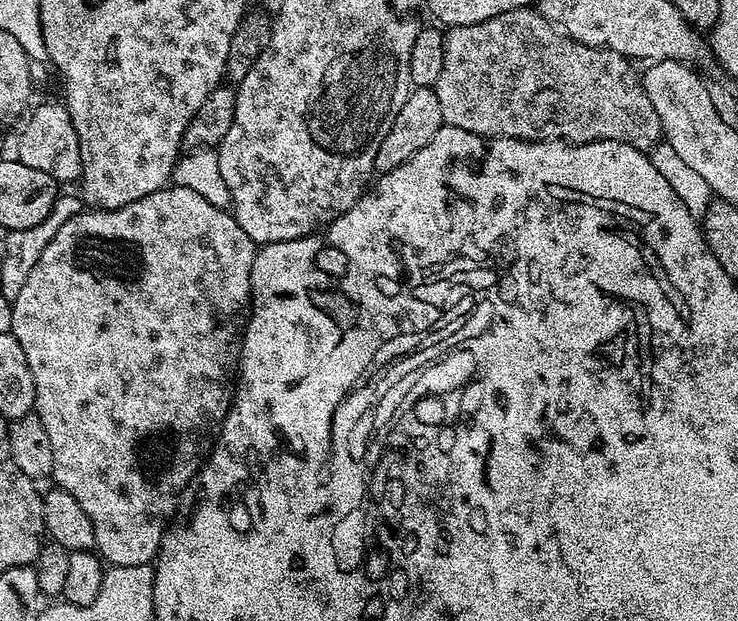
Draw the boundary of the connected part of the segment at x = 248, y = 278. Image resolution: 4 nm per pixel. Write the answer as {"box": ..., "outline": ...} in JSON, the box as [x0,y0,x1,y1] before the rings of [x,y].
{"box":[11,186,257,566],"outline":[[[165,186],[159,192],[143,196],[121,208],[111,210],[82,210],[70,218],[56,234],[30,270],[21,293],[12,306],[11,333],[22,342],[26,350],[26,362],[30,362],[30,374],[34,374],[37,412],[50,434],[50,446],[54,446],[54,470],[51,479],[64,491],[70,493],[86,510],[86,518],[94,526],[95,551],[109,565],[138,566],[152,564],[172,515],[176,503],[188,483],[197,479],[204,467],[220,427],[232,407],[234,393],[238,387],[238,369],[244,343],[244,329],[252,307],[252,267],[256,261],[257,245],[252,243],[246,230],[238,226],[235,215],[221,205],[206,202],[202,194],[189,188]]]}

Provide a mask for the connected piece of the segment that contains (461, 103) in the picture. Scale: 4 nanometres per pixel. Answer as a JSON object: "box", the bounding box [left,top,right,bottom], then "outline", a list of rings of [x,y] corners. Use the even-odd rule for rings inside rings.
{"box":[434,6,662,150],"outline":[[[530,6],[511,8],[473,24],[458,24],[449,27],[444,32],[442,74],[438,74],[438,82],[434,87],[438,94],[438,102],[442,105],[442,118],[445,125],[449,128],[461,128],[485,138],[502,140],[563,140],[570,144],[593,144],[595,140],[613,140],[641,150],[651,150],[661,143],[662,133],[658,110],[654,110],[654,102],[650,102],[646,94],[643,79],[628,65],[631,64],[629,57],[612,52],[609,48],[592,48],[589,44],[583,44],[581,40],[575,40],[553,24],[543,12],[535,7],[532,8]]]}

